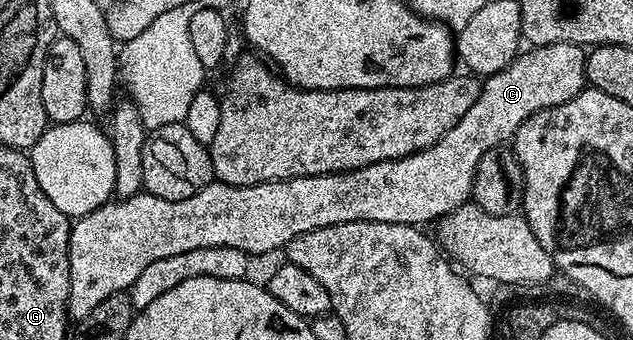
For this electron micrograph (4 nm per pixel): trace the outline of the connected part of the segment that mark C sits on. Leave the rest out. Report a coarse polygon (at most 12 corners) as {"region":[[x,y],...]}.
{"region":[[520,52],[435,145],[344,173],[106,201],[69,235],[78,323],[157,259],[354,221],[427,227],[481,155],[587,85]]}

